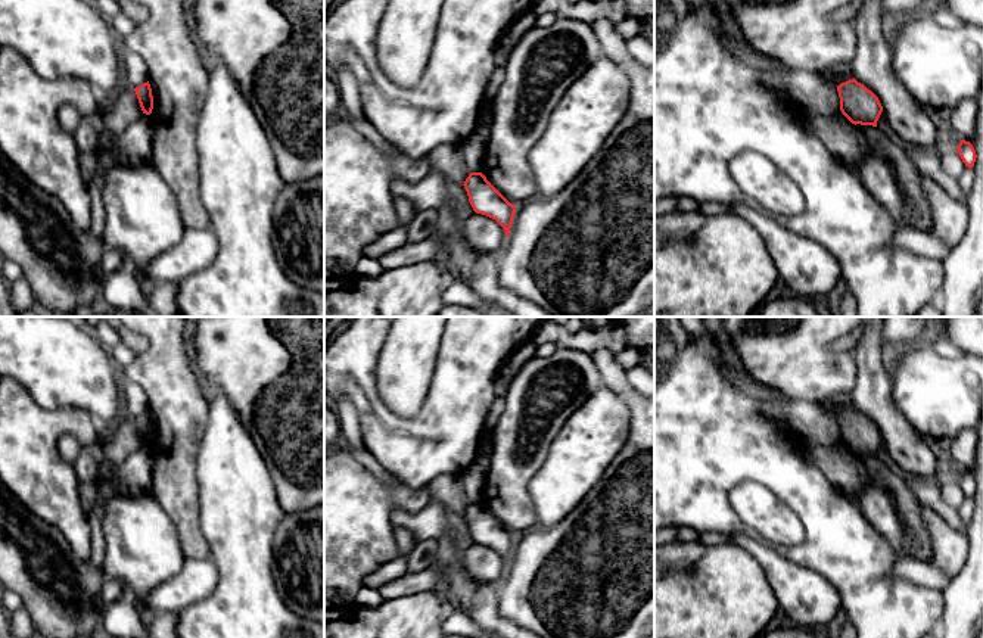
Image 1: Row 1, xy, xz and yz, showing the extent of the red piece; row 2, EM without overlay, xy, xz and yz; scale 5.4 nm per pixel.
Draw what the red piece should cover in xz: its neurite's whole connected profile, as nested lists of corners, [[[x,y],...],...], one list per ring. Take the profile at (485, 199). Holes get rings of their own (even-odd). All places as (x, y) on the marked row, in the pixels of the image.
[[[470,172],[463,186],[473,211],[495,220],[508,237],[516,206],[510,203],[482,172]]]

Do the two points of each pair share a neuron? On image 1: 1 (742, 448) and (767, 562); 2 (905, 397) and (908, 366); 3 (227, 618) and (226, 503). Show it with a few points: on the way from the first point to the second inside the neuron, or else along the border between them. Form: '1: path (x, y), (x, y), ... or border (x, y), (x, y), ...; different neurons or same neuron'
1: border (731, 534), (744, 534), (770, 544), (792, 562); different neurons
2: path (908, 389), (908, 373); same neuron
3: path (232, 590), (232, 531); same neuron

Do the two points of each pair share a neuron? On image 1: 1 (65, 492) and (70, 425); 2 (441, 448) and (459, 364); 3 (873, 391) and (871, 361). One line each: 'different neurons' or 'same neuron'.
1: same neuron
2: same neuron
3: same neuron

